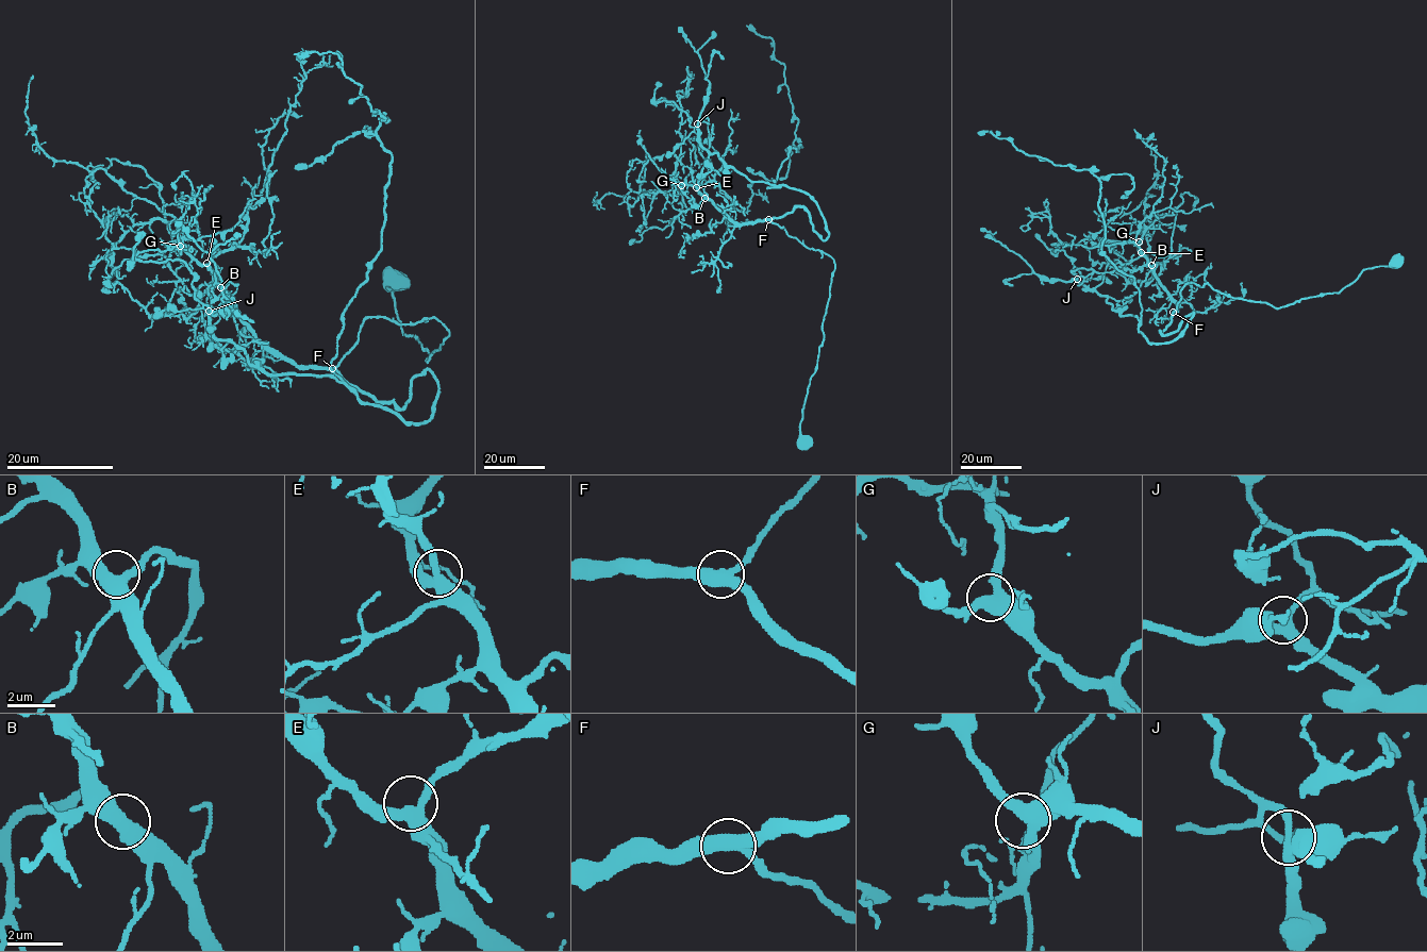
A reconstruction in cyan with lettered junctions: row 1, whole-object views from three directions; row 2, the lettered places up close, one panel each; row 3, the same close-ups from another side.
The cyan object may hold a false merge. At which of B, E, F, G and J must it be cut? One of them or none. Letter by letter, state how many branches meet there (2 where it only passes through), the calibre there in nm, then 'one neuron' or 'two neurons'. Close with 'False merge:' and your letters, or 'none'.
B: branches 3; calibre 460 nm; one neuron
E: branches 3; calibre 380 nm; one neuron
F: branches 3; calibre 440 nm; one neuron
G: branches 3; calibre 440 nm; one neuron
J: branches 3; calibre 360 nm; one neuron
False merge: none

